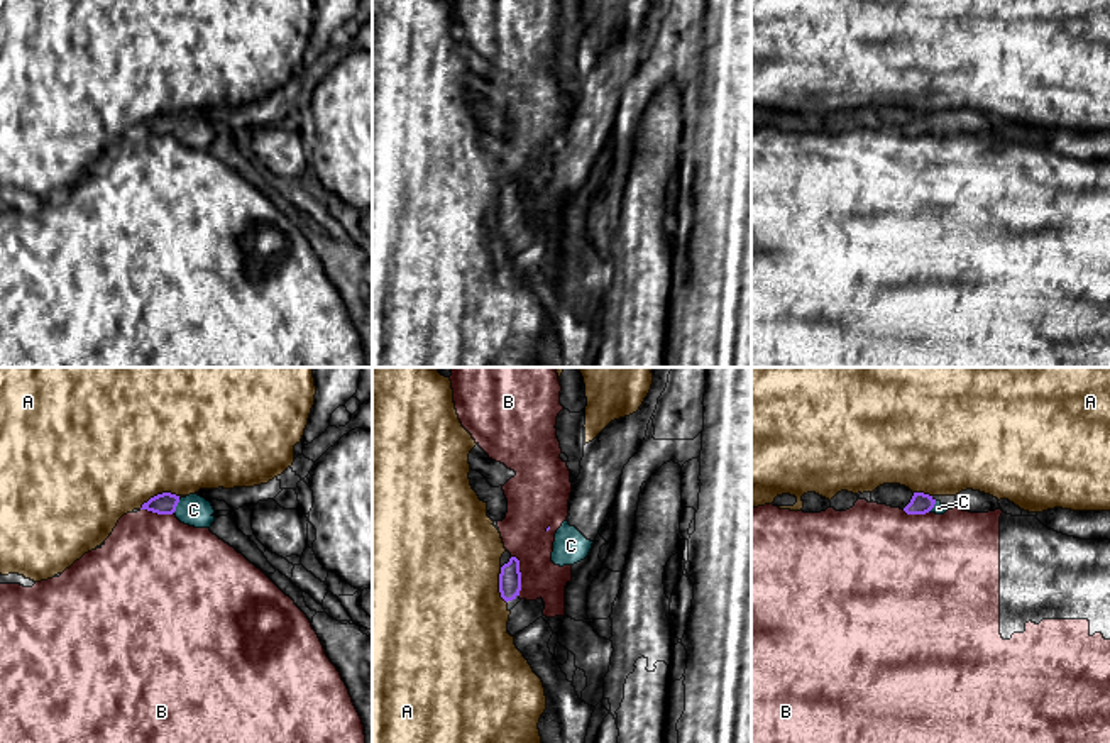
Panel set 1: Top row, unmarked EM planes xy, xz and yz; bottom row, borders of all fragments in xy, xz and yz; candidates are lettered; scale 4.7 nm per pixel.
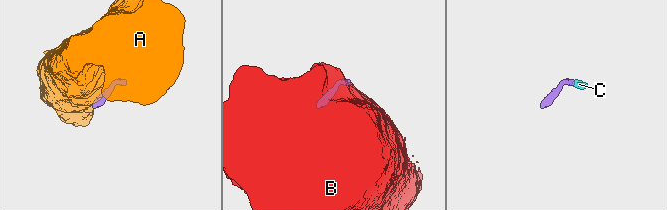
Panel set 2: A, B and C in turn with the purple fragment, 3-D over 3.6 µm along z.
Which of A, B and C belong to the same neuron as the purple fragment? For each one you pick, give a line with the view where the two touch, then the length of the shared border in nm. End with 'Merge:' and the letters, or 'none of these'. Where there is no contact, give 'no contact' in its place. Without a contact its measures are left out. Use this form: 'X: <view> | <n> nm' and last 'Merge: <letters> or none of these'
C: xy | 70 nm
Merge: C

